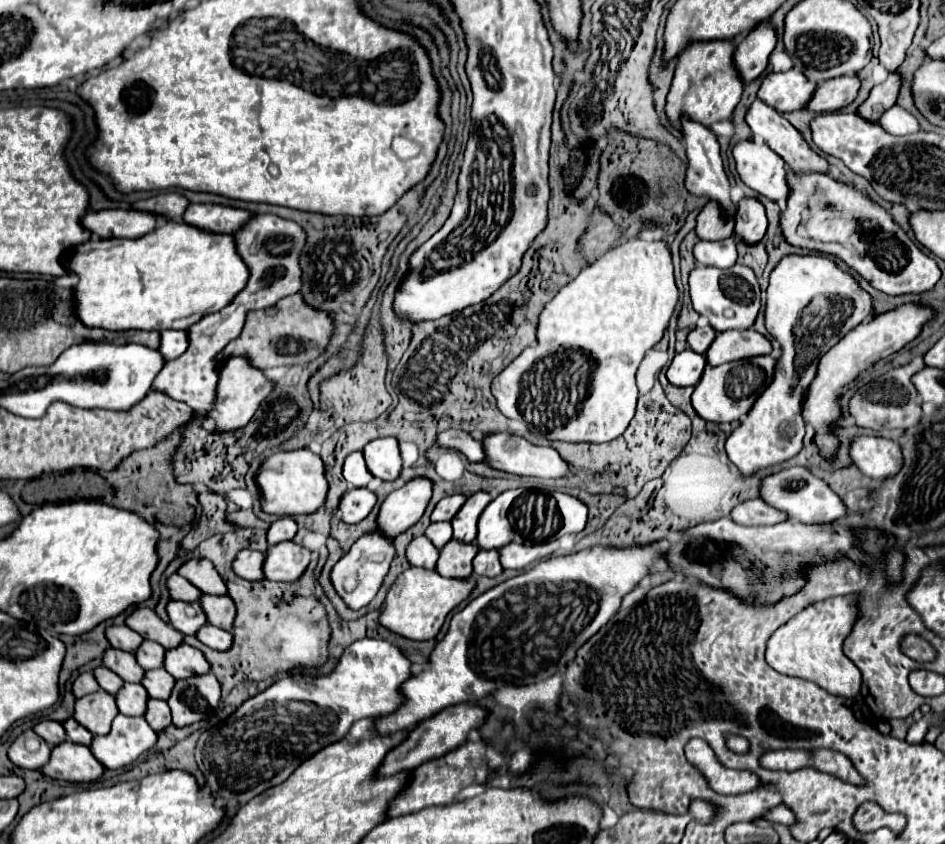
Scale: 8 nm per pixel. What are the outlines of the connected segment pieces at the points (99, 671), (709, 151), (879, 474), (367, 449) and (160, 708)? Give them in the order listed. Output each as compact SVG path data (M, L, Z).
M98 666L98 668L90 670L90 672L94 674L98 686L100 686L104 692L108 692L108 694L116 694L116 692L120 690L120 686L124 684L122 678L118 678L118 674L114 674L112 670L106 670L104 666Z
M682 122L682 136L684 136L684 144L686 144L686 154L688 154L686 188L696 196L706 196L710 200L716 200L722 206L722 210L726 210L726 214L734 216L736 208L730 202L730 184L728 184L728 176L722 166L720 144L718 144L716 136L710 130L706 130L704 126L698 126L698 122Z
M854 436L848 452L860 472L872 480L882 480L888 478L888 474L896 474L902 464L900 444L878 436Z
M376 438L364 446L366 468L380 480L396 480L402 470L402 458L396 438Z
M148 698L150 702L146 704L146 722L158 732L158 730L164 730L166 726L172 724L172 718L170 718L170 708L166 706L164 700L154 700L154 698Z

